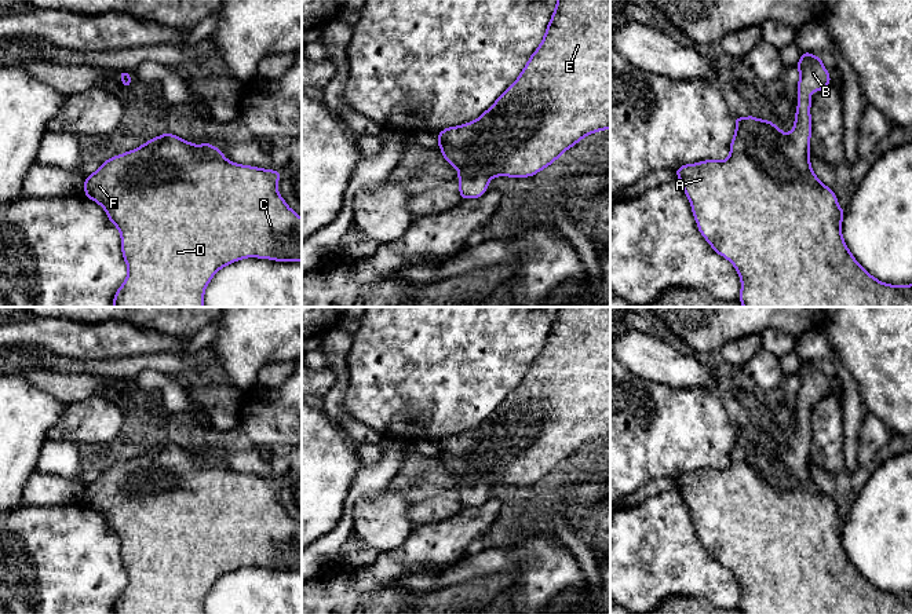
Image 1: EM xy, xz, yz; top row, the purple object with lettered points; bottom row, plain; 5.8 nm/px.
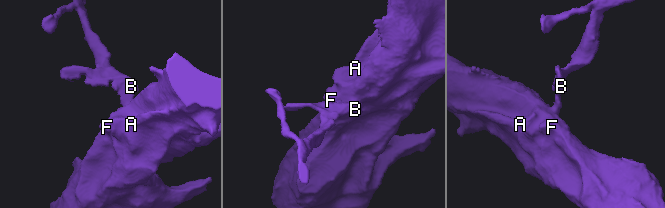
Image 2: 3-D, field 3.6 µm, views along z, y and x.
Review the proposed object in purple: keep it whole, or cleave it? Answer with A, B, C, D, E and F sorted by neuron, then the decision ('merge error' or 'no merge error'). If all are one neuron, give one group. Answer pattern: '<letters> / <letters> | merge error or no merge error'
A B C D E F | no merge error

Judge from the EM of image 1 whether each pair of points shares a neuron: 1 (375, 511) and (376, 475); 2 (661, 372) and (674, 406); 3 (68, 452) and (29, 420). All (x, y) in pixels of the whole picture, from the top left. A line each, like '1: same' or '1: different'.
1: different
2: different
3: different

